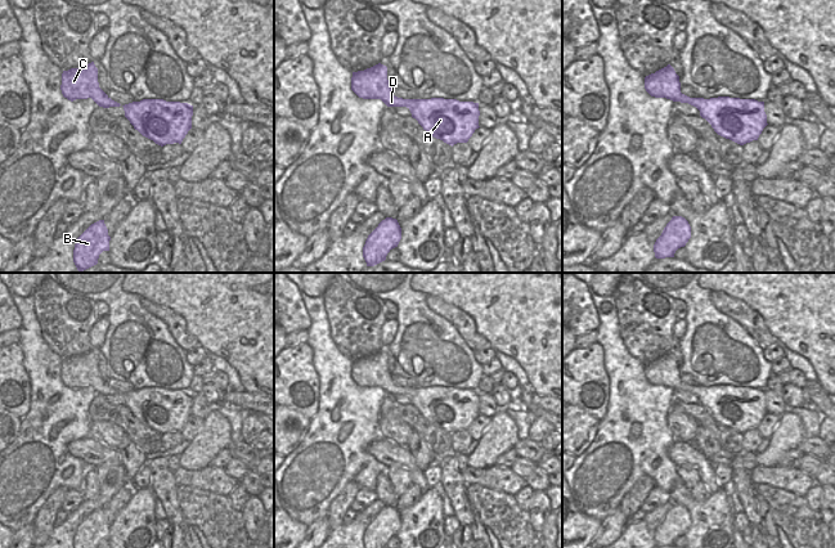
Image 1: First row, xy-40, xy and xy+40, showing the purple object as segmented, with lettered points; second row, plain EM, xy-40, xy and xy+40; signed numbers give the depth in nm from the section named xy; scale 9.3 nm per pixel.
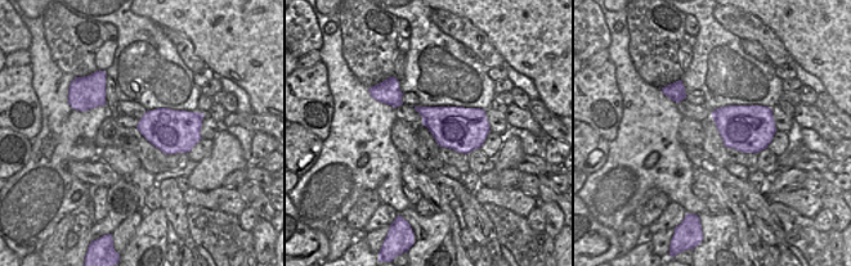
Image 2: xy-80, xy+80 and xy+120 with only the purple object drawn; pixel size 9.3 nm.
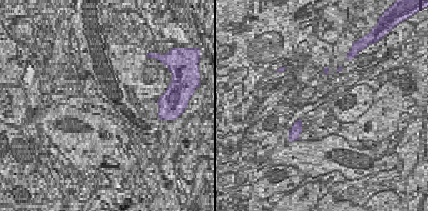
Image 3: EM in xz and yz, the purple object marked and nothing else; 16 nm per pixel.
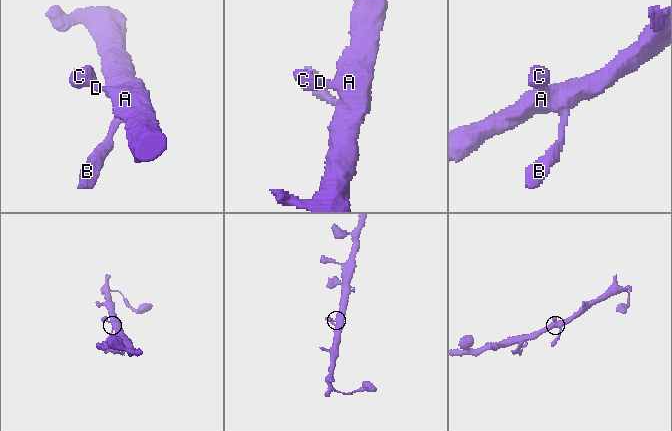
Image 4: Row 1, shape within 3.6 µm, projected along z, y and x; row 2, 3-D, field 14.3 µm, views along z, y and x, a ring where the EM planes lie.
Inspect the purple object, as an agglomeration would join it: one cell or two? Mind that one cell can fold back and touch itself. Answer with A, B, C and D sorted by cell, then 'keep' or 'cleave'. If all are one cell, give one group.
A B C D | keep

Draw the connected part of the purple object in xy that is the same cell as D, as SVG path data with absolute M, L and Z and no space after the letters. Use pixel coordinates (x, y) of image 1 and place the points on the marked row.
M381 63L353 72L351 90L363 99L381 99L387 107L407 107L423 130L452 147L457 143L467 143L480 127L479 103L444 98L395 96L392 85L387 80L387 67Z

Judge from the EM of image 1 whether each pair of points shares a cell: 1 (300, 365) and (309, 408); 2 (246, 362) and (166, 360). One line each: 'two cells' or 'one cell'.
1: one cell
2: two cells

